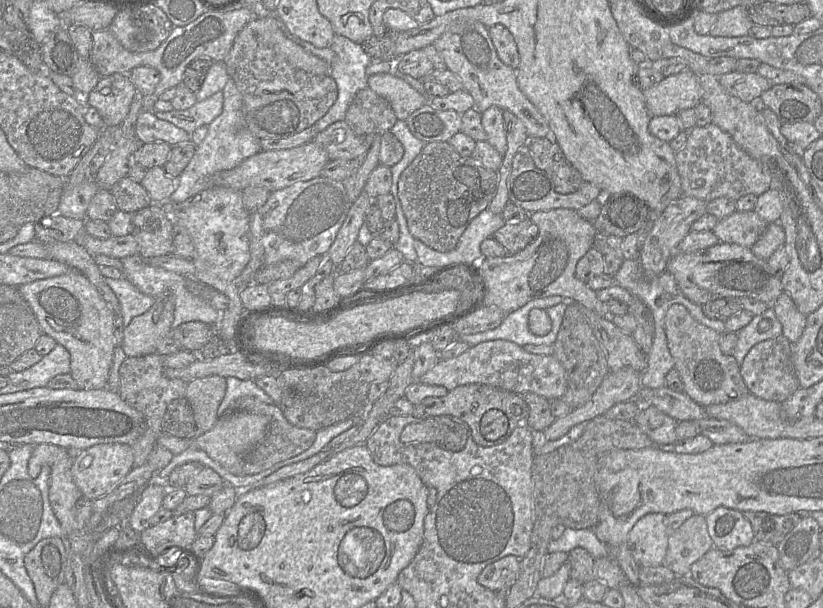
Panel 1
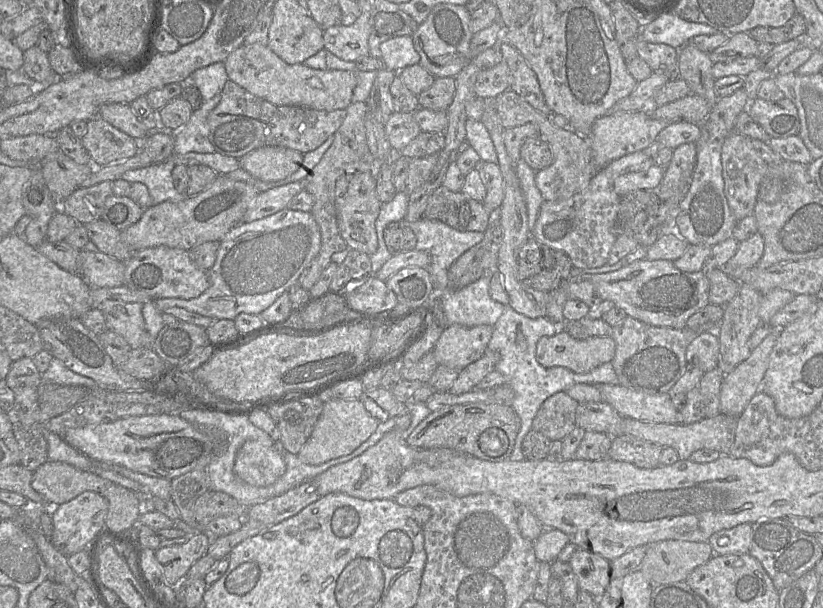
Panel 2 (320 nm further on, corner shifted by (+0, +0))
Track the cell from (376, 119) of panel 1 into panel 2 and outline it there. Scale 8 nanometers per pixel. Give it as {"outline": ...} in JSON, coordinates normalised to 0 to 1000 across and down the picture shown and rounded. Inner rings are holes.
{"outline":[[[428,168],[420,178],[419,196],[407,217],[403,237],[394,252],[388,268],[368,298],[369,313],[374,314],[382,326],[382,337],[377,349],[385,365],[390,383],[390,406],[386,419],[368,444],[361,461],[374,479],[385,464],[392,444],[402,431],[402,421],[408,414],[424,410],[413,385],[409,367],[406,337],[407,308],[409,294],[418,286],[435,281],[452,281],[454,260],[448,247],[443,211],[446,188],[447,173],[445,168]]]}

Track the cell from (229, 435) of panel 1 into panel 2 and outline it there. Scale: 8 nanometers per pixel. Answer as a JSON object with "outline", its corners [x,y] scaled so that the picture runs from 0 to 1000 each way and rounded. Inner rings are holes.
{"outline":[[[300,724],[287,747],[284,780],[310,801],[333,796],[348,775],[348,760],[338,730],[323,734]]]}

